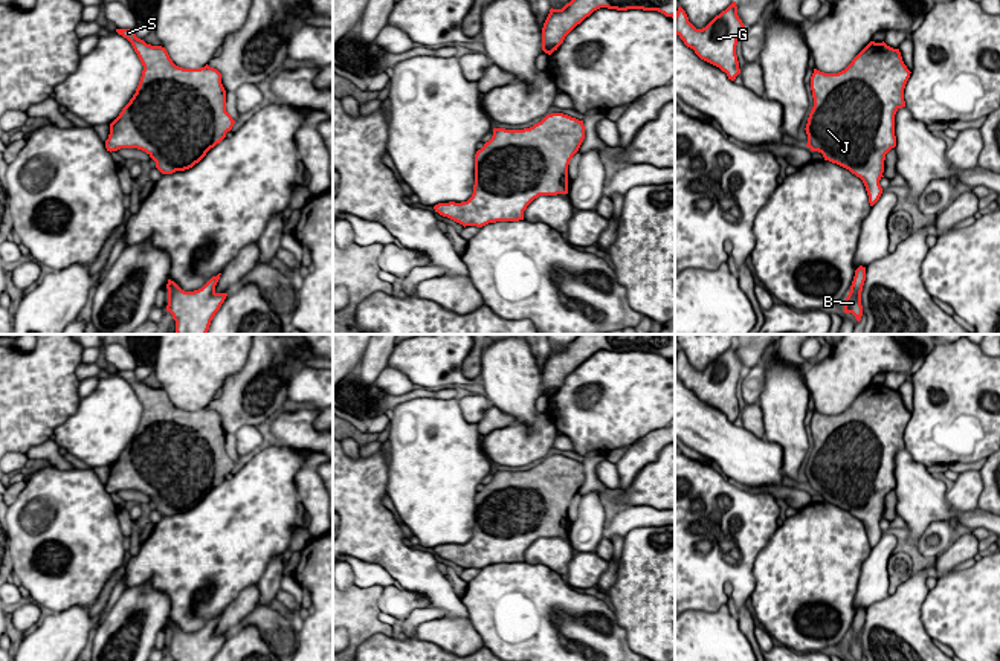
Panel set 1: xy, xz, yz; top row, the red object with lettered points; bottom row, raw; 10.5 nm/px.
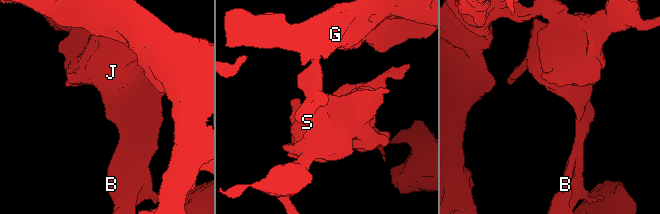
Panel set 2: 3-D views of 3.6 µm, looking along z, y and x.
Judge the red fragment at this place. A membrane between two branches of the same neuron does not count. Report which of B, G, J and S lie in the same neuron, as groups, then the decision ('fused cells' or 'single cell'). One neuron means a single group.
B J S / G | fused cells

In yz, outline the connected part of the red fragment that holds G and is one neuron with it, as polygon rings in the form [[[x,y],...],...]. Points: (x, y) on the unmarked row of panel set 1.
[[[736,343],[702,371],[696,371],[689,363],[681,348],[675,356],[675,376],[687,389],[693,391],[701,401],[719,409],[731,423],[740,415],[736,388],[744,369],[737,357]]]

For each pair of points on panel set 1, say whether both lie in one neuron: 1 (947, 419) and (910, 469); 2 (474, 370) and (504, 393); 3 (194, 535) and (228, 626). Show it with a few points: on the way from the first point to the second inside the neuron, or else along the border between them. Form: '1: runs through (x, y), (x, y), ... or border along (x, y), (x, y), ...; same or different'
1: border along (906, 448), (916, 461), (933, 470); different
2: border along (484, 350), (478, 377); different
3: border along (248, 586), (220, 614); different

